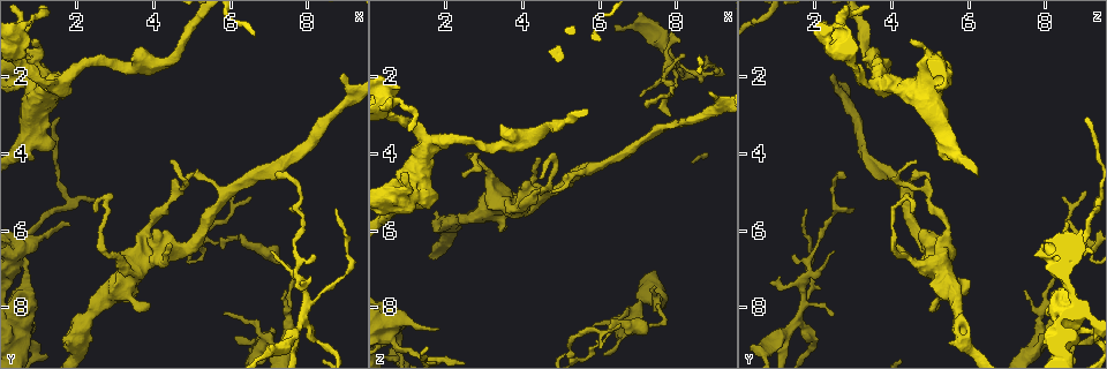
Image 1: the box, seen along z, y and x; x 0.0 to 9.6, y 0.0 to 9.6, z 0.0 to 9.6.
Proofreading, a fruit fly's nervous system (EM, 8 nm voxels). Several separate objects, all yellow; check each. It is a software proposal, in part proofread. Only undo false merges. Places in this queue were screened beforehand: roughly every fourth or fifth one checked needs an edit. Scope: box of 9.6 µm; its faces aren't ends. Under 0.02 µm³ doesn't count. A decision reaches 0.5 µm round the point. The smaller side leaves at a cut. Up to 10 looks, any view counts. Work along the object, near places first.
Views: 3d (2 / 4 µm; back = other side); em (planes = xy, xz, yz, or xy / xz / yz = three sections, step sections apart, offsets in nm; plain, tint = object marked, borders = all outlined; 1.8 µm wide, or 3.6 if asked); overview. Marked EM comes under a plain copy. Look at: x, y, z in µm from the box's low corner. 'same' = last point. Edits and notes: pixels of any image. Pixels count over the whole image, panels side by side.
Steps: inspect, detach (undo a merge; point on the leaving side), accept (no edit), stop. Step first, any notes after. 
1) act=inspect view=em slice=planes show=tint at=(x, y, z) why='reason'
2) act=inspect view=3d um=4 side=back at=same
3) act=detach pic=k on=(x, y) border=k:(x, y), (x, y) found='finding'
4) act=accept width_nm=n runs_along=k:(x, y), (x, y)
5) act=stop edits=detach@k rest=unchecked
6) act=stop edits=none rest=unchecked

act=inspect view=em um=3.6 slice=xy step=8 show=tint at=(1.50, 2.20, 3.75) why='small branch off a trunk'

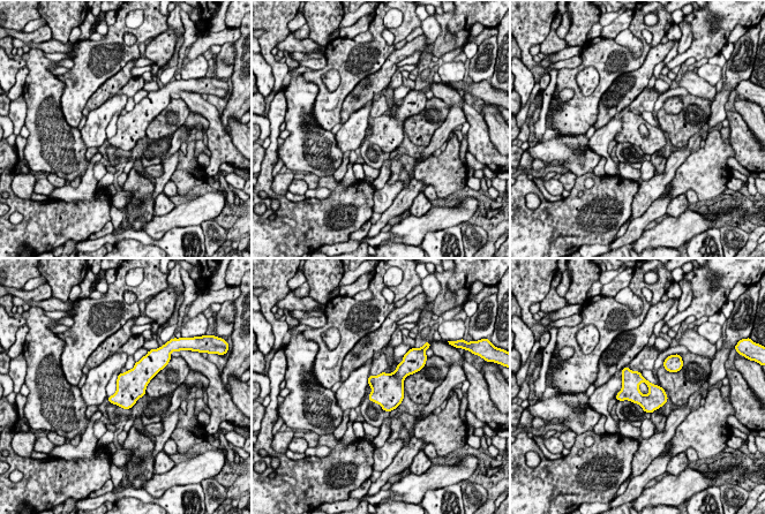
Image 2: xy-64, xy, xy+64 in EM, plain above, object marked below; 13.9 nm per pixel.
act=accept width_nm=380 found='all the same neuron'

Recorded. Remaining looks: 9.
act=inspect view=em um=3.6 slice=planes show=tint at=(3.85, 6.60, 5.45) why='thin arm on a thick one'

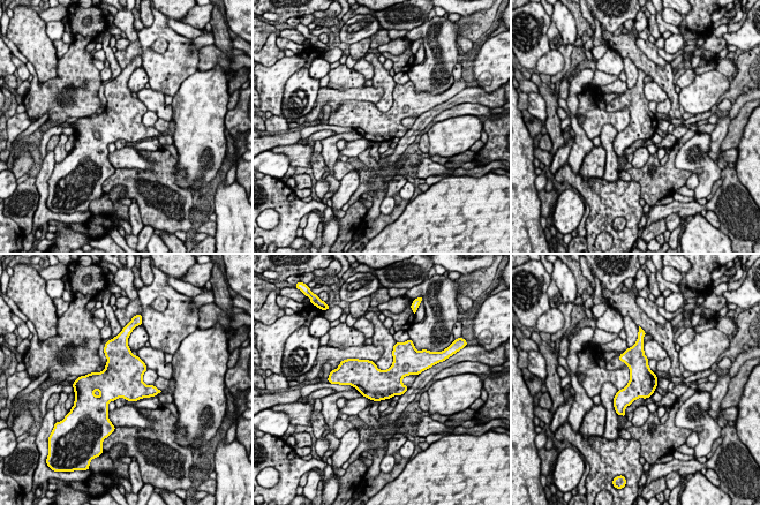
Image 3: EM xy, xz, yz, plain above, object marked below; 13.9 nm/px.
act=accept found='continuous, no second neuron'

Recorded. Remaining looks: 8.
act=inspect view=em slice=xz step=16 show=borders at=(6.90, 8.90, 8.30) why='a fork'

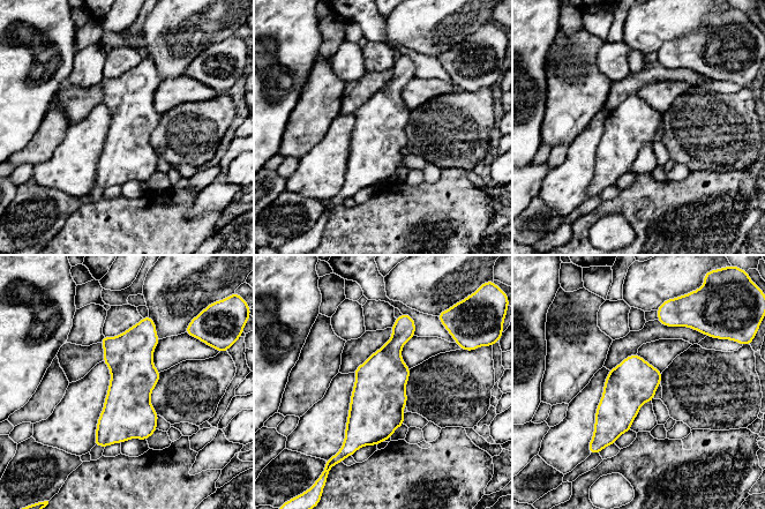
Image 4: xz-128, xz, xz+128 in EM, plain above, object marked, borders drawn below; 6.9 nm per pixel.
act=inspect view=em slice=planes show=borders at=same why='cut it another way'

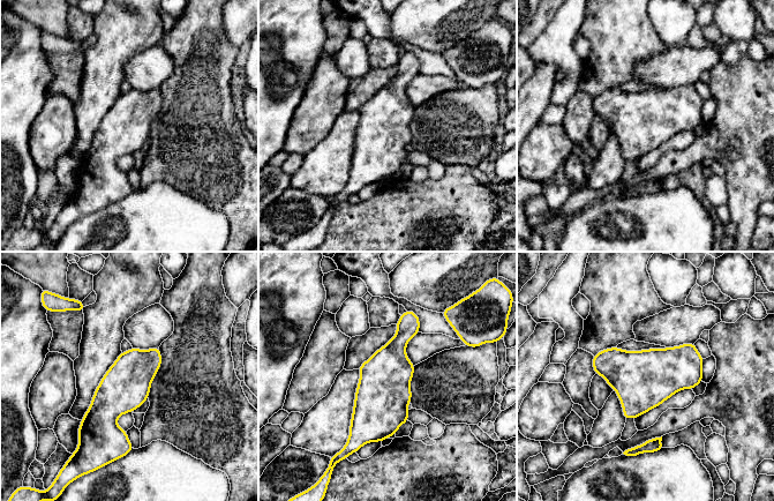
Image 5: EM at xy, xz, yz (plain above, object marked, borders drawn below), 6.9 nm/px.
act=accept runs_along=5:(412, 316), (359, 443) found='one neuron here'

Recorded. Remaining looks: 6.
act=inspect view=3d um=2 at=(7.80, 8.35, 1.55) why='arms run side by side'

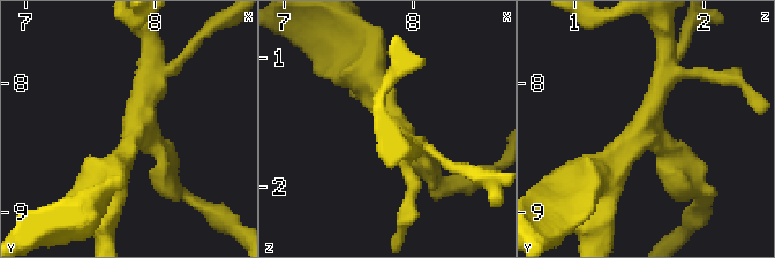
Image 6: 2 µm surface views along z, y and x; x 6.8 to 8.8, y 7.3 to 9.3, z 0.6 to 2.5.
act=inspect view=em slice=xy step=8 show=tint at=(7.84, 8.36, 1.52) arms=4 why='now the EM'

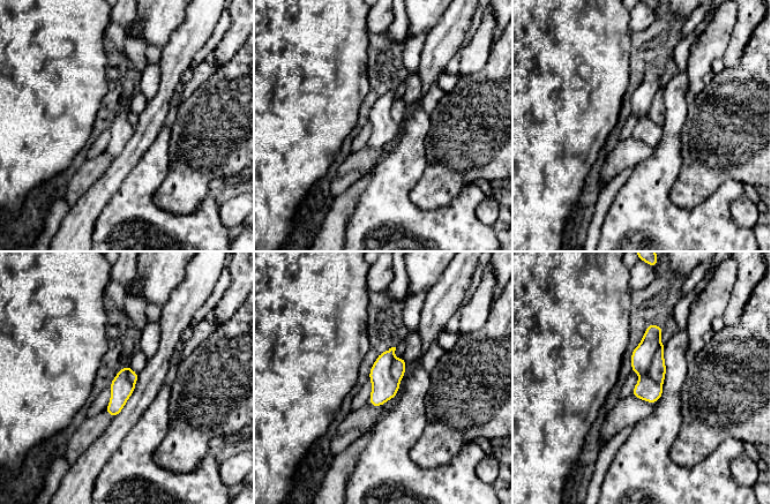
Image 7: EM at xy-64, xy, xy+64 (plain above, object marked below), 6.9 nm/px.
act=inspect view=em slice=xz step=8 show=borders at=same why='cut it another way'

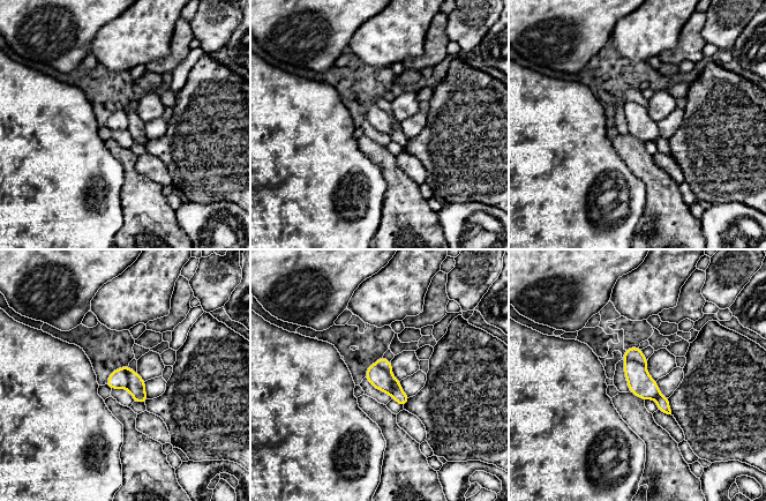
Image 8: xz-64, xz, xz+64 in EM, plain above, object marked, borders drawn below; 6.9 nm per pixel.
act=detach pic=8 on=(136, 388) border=8:(124, 367), (128, 376), (128, 388) found='two neurons meet here'

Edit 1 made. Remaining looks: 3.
act=stop edits=detach@8 rest=unchecked

